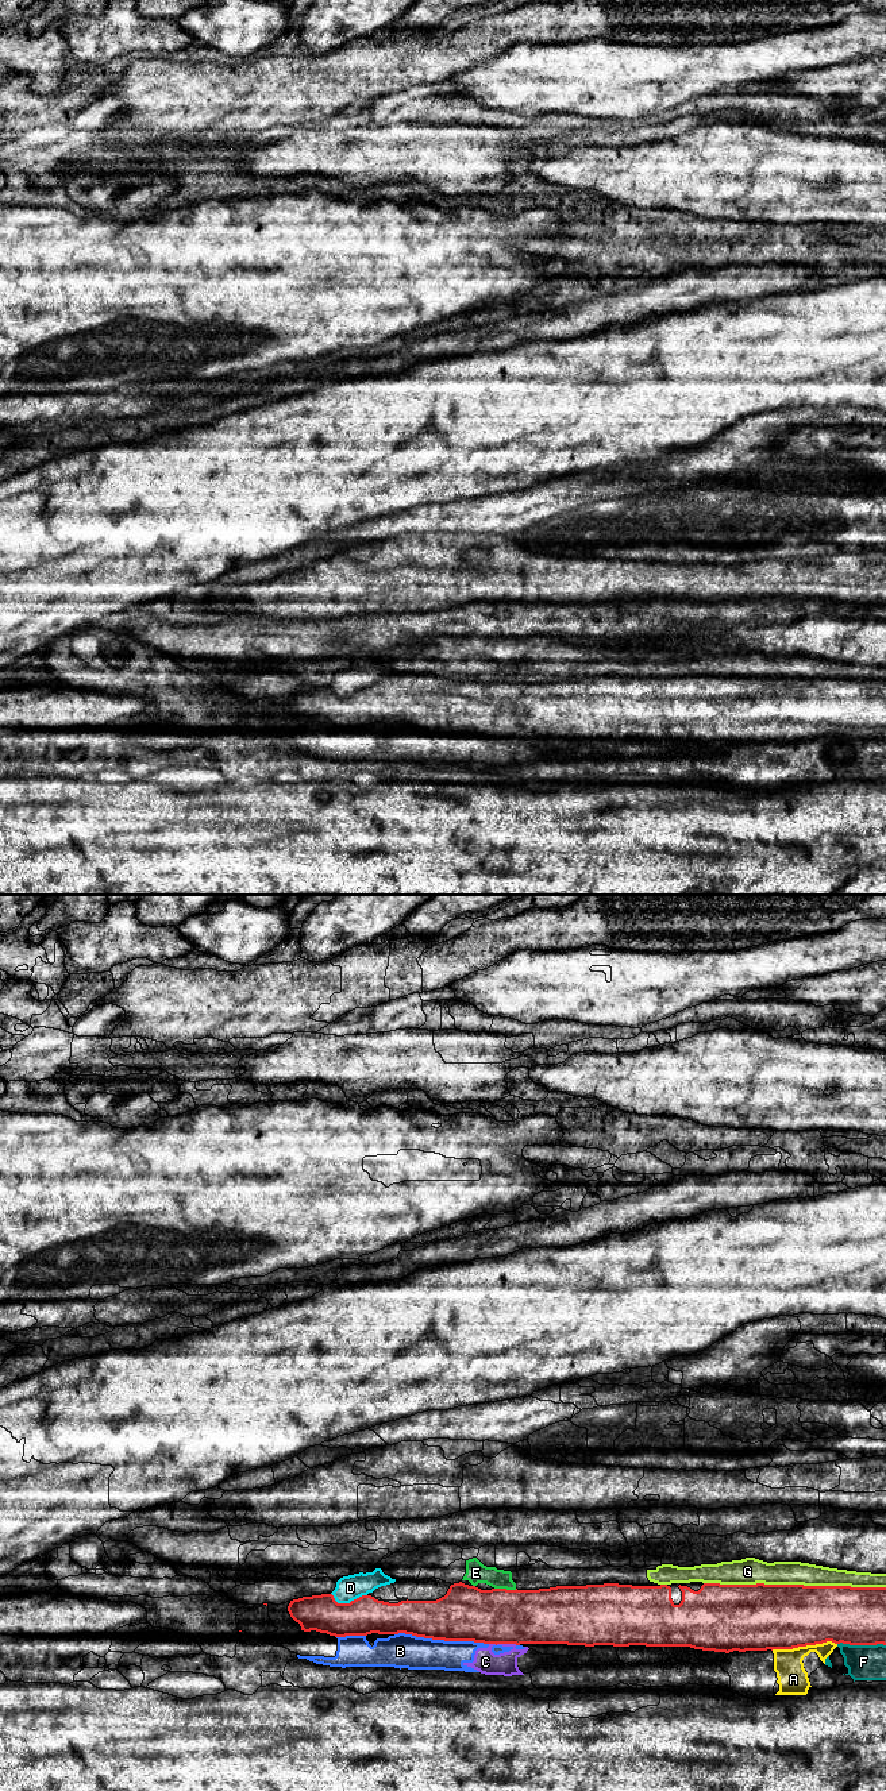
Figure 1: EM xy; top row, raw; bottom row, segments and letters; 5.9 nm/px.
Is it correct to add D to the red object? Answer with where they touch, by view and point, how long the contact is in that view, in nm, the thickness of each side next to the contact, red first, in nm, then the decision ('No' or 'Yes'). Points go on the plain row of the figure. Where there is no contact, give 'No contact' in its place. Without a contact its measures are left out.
Touches red at xy (347, 697). Shared border 220 nm. Thickness 220 nm (red) against 150 nm. No

